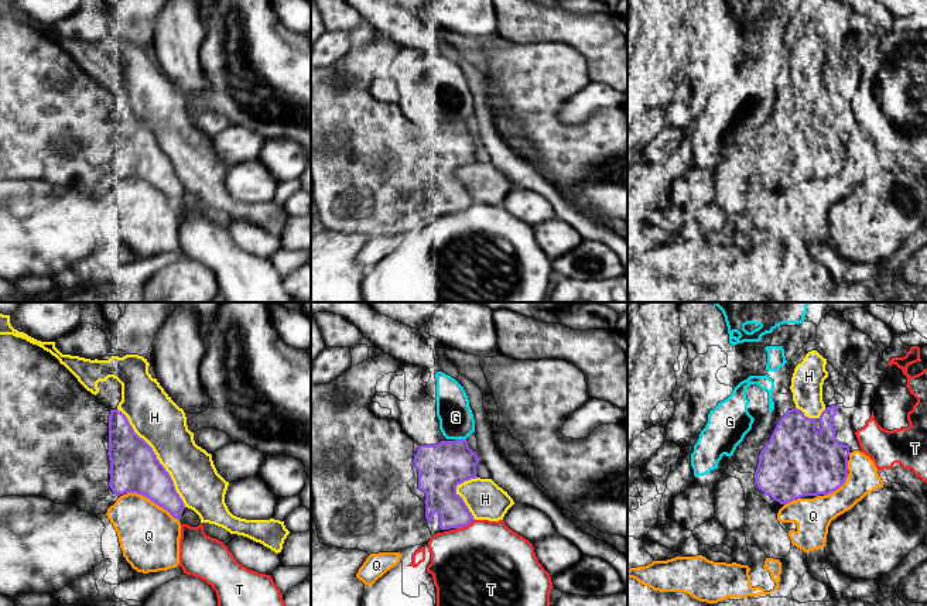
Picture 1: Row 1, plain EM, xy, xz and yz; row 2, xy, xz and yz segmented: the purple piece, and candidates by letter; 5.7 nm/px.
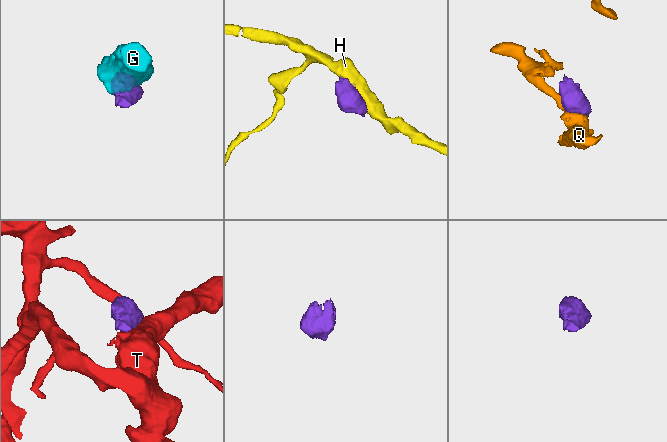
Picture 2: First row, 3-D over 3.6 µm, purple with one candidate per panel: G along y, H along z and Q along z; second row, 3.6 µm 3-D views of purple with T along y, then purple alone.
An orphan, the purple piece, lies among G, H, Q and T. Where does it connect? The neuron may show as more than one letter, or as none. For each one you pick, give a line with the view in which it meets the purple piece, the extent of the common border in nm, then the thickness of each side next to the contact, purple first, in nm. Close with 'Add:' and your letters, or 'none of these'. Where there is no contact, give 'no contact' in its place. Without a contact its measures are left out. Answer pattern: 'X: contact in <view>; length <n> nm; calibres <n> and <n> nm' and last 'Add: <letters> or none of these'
Add: none of these

